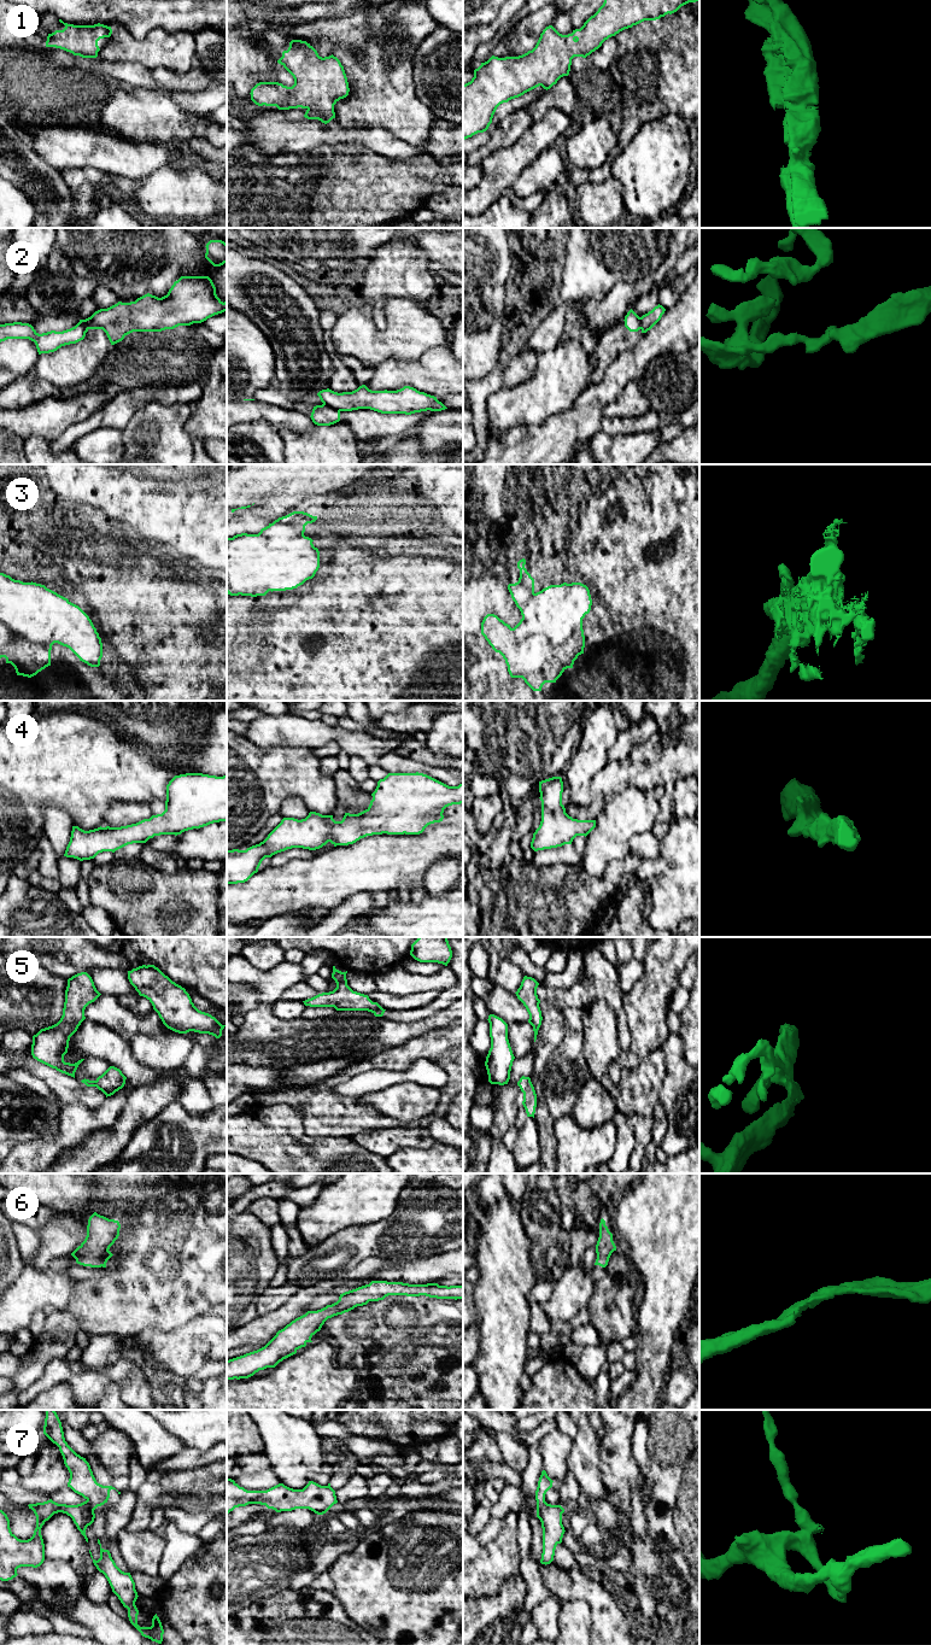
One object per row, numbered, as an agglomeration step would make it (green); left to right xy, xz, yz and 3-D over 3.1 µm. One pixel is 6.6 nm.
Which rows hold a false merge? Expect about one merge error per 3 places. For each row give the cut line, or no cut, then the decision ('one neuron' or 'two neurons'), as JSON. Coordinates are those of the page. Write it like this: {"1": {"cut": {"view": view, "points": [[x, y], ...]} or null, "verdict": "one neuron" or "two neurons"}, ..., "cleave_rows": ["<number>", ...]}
{"1": {"cut": null, "verdict": "one neuron"}, "2": {"cut": {"view": "xz", "points": [[323, 403], [339, 411]]}, "verdict": "two neurons"}, "3": {"cut": null, "verdict": "one neuron"}, "4": {"cut": null, "verdict": "one neuron"}, "5": {"cut": null, "verdict": "one neuron"}, "6": {"cut": null, "verdict": "one neuron"}, "7": {"cut": {"view": "yz", "points": [[545, 1502], [540, 1509], [539, 1518]]}, "verdict": "two neurons"}, "cleave_rows": ["2", "7"]}

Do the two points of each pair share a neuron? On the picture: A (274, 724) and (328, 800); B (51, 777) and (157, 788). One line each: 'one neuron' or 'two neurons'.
A: two neurons
B: one neuron

